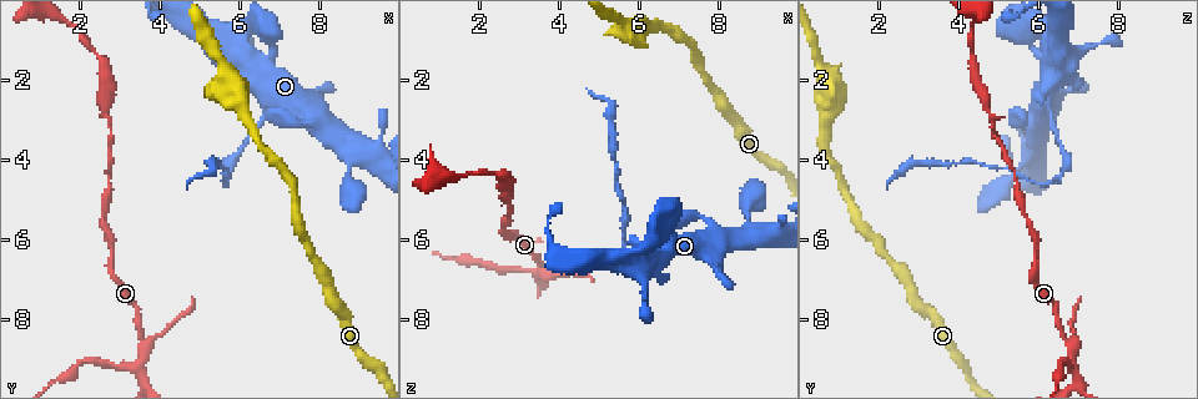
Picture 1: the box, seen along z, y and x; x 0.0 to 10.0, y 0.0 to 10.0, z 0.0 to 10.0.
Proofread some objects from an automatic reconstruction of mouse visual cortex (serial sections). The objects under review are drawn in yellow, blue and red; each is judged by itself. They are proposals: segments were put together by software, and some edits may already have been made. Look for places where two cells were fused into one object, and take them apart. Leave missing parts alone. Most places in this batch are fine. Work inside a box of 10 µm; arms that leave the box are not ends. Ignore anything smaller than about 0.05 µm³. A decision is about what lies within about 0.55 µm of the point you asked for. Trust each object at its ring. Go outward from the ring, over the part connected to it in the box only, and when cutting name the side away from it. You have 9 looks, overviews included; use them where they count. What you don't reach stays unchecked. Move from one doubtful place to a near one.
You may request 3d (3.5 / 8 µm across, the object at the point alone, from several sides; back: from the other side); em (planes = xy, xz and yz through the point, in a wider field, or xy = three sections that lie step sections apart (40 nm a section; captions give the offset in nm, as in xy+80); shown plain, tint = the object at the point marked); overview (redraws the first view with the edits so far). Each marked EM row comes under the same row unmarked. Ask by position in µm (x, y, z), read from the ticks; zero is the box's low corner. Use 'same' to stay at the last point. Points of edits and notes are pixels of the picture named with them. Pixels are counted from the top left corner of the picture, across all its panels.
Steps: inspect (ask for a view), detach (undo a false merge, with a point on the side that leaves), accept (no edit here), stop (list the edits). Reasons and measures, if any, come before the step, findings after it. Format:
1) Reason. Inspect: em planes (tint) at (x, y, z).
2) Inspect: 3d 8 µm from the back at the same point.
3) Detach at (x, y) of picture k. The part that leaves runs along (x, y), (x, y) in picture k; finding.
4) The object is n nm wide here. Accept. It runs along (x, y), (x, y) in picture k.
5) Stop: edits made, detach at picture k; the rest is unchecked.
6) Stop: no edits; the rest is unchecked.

Sharp bend. Inspect: 3d 3.5 µm at (5.70, 4.15, 6.70).

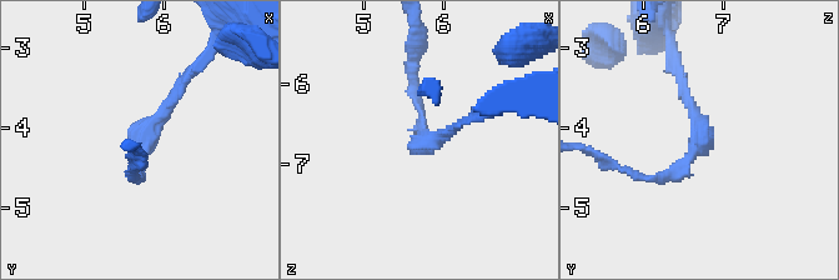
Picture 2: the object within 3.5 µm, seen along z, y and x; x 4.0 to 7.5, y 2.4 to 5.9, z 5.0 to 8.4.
Inspect: em xy step 2 (tint) at (5.70, 4.10, 6.75).

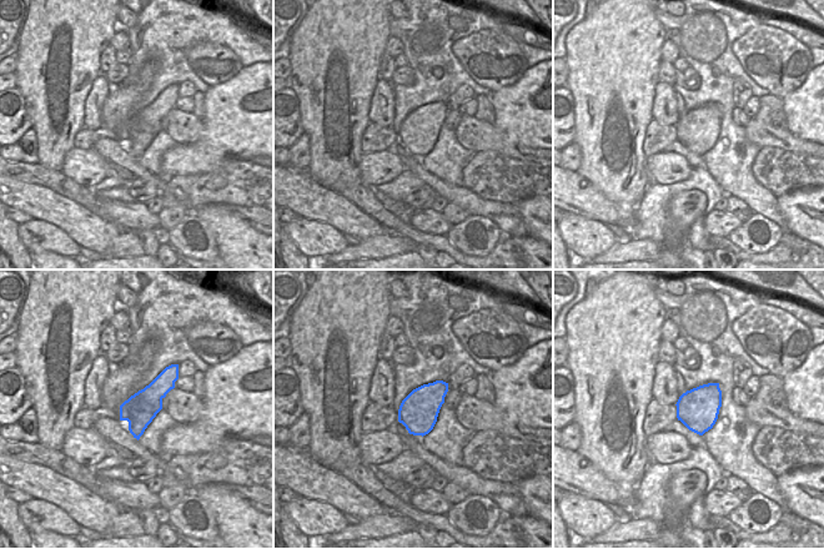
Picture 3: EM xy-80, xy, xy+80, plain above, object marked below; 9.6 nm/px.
The arms are 100, 150 nm wide. Accept. It runs along (192, 74), (131, 178) in picture 2; continuous, no second cell.

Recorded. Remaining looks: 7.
Three arms meet. Inspect: 3d 3.5 µm at (8.45, 3.60, 5.90).

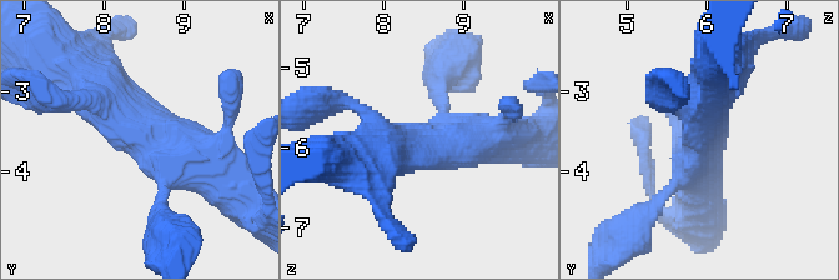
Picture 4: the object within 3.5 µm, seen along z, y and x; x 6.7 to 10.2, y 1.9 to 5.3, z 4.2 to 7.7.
Inspect: em xy step 3 (tint) at (8.50, 3.55, 5.85).

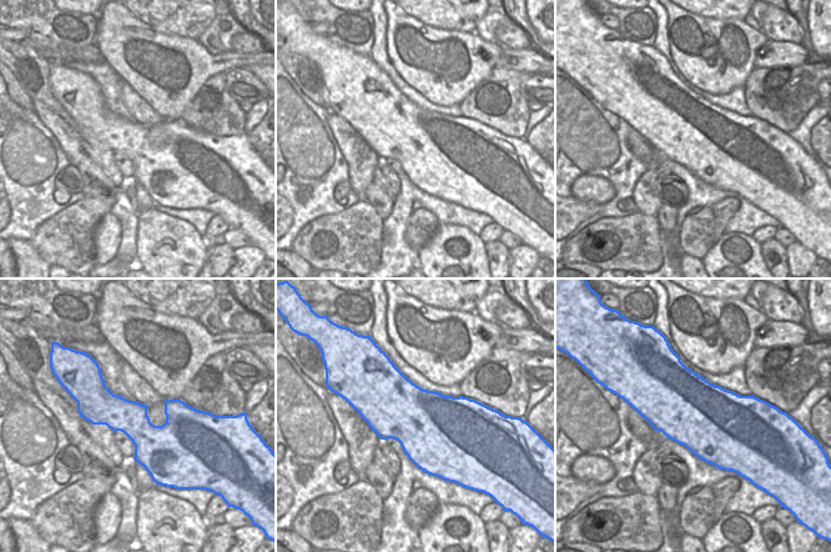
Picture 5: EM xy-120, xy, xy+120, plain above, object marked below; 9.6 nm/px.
Accept. It runs along (80, 76), (210, 169) in picture 4; one cell here.

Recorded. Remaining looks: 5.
Inspect: 3d 3.5 µm at (5.70, 1.20, 6.50).

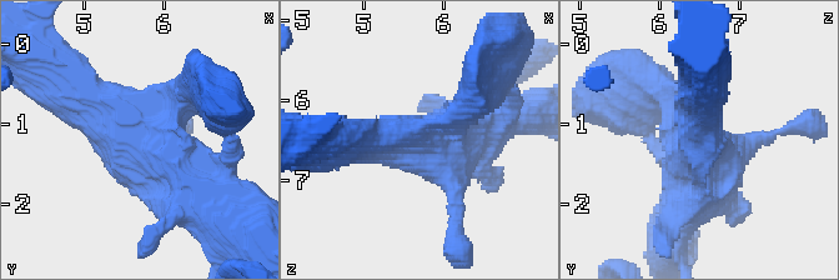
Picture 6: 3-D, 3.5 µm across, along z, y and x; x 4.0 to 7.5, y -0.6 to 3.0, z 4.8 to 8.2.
Inspect: em xy step 3 (tint) at (5.65, 1.30, 6.55).

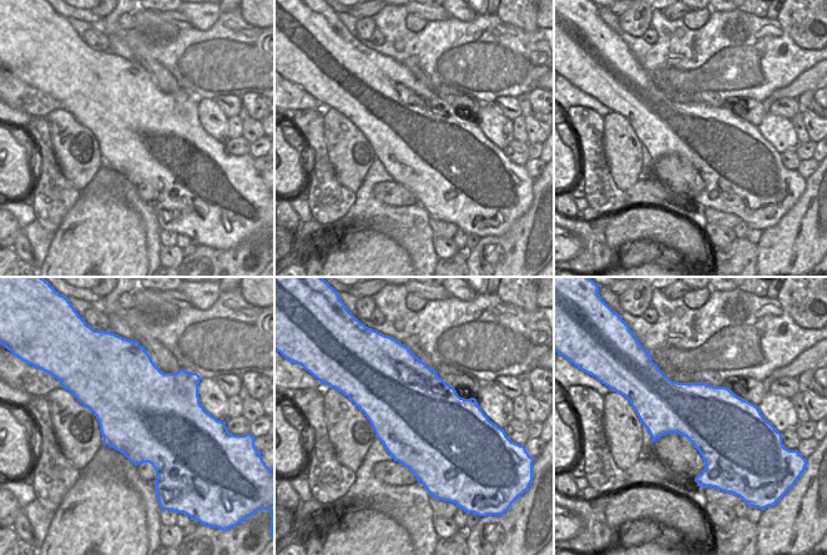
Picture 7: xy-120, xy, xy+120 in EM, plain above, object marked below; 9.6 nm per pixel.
The object is 900 nm wide here. Accept. It runs along (222, 210), (154, 149), (89, 115) in picture 6; continuous, no second cell.

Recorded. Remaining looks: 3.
Arms part here. Inspect: 3d 8 µm at (5.95, 2.35, 0.75).

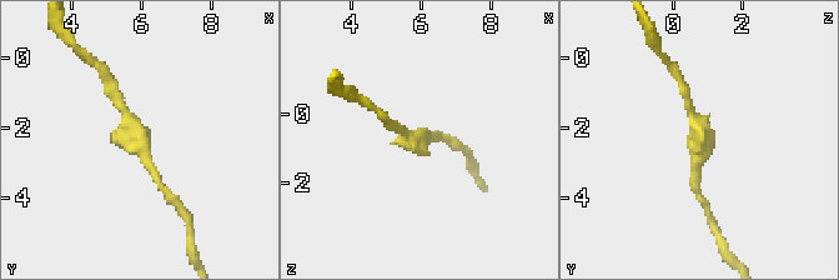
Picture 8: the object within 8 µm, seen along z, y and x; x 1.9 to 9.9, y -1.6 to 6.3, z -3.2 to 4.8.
Now the EM. Inspect: em xy step 1 (tint) at the same point.

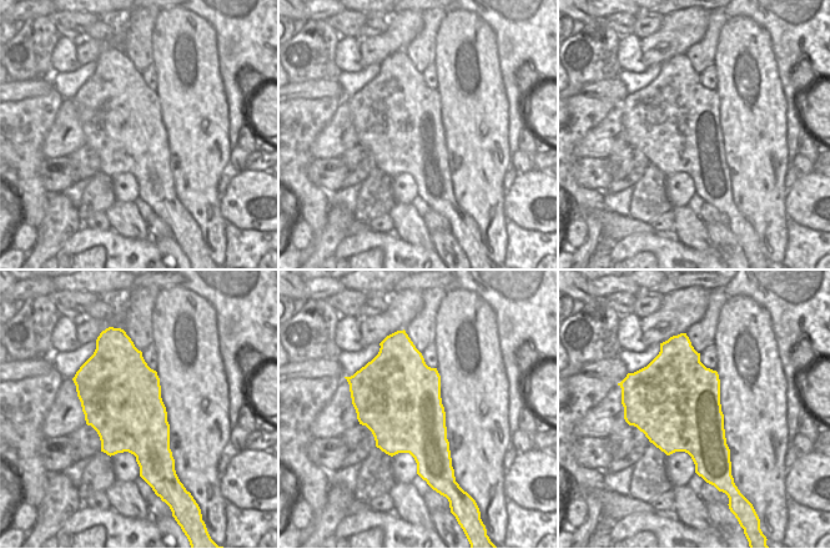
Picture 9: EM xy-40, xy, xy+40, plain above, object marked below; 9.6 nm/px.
The object is 850 nm wide here. Accept. It runs along (147, 163), (120, 100) in picture 8; all the same cell.

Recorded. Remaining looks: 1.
Stop: no edits; the rest is unchecked.

